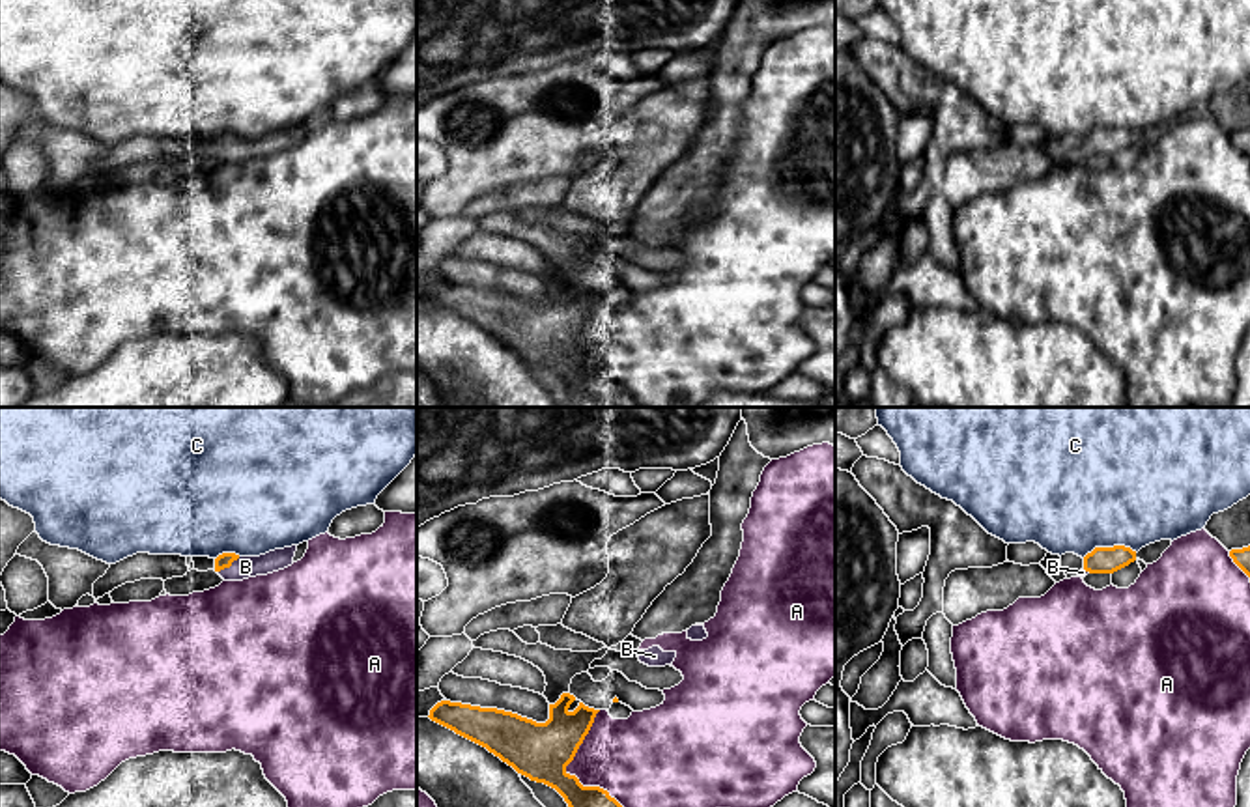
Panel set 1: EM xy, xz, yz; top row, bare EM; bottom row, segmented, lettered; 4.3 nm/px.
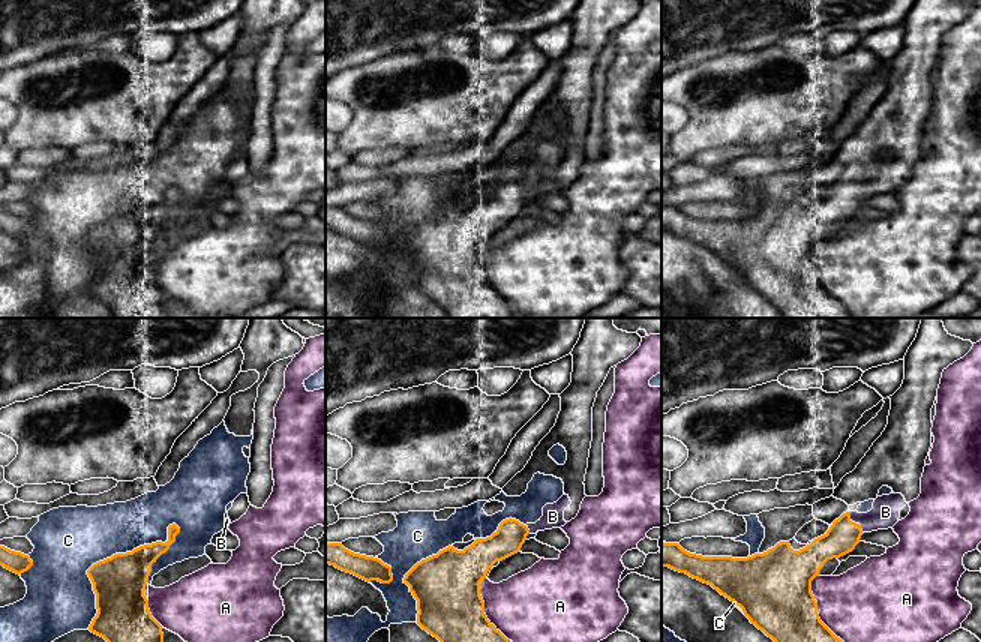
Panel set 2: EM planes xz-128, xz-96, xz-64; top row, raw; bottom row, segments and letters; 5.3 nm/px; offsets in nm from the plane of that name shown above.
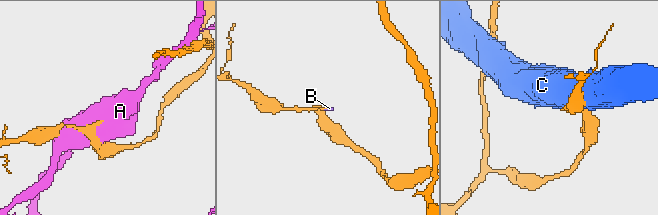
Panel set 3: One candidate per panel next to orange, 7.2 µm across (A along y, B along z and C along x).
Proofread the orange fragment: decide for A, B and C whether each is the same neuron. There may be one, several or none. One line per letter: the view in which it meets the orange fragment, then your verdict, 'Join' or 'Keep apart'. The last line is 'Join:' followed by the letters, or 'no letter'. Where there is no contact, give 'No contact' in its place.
A: Touches orange in xz. Keep apart
B: Touches orange in xy. Join
C: Touches orange in yz. Keep apart
Join: B

